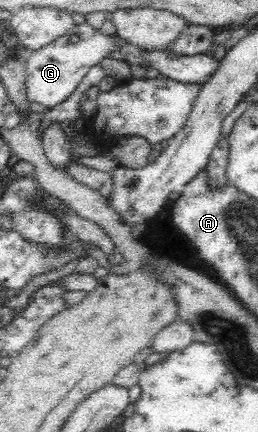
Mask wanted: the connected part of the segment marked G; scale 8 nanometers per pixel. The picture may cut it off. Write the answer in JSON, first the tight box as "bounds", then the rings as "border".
{"bounds":[26,22,126,111],"border":[[[83,22],[72,26],[62,37],[48,43],[39,50],[30,51],[27,59],[26,87],[28,101],[35,101],[44,106],[45,111],[66,101],[73,91],[76,91],[84,76],[95,65],[126,44],[126,40],[119,36],[104,35],[100,30],[95,30]]]}

